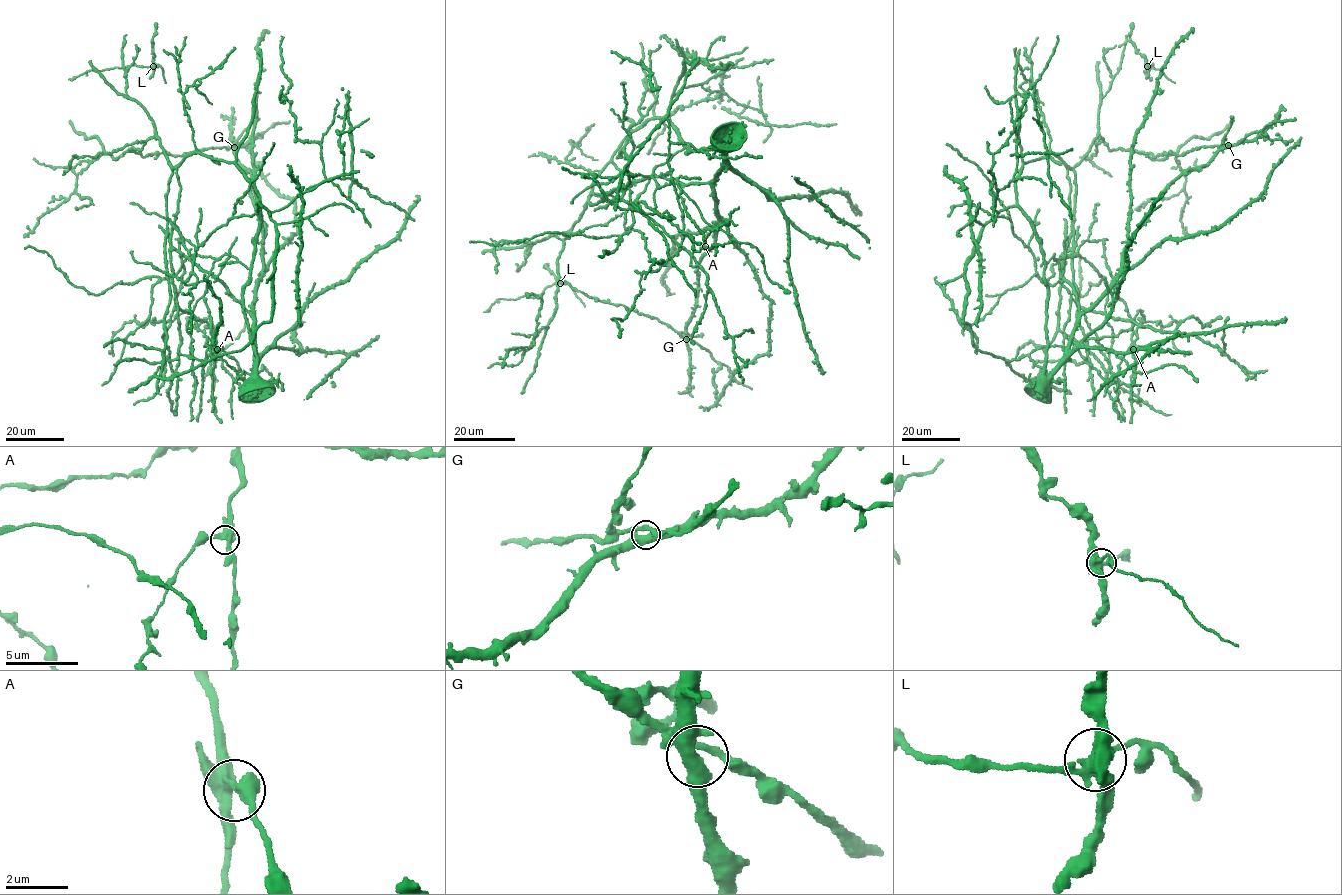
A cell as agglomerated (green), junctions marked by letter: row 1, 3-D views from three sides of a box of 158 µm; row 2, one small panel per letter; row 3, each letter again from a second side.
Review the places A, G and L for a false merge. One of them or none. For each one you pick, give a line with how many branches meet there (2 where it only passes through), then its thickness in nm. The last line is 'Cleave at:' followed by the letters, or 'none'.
L: Branches: 4. Thickness 480 nm
Cleave at: L

